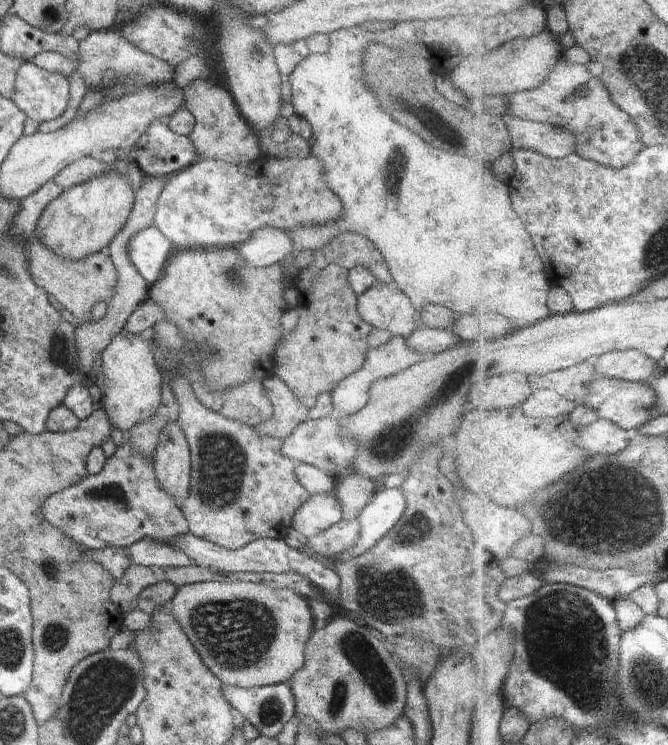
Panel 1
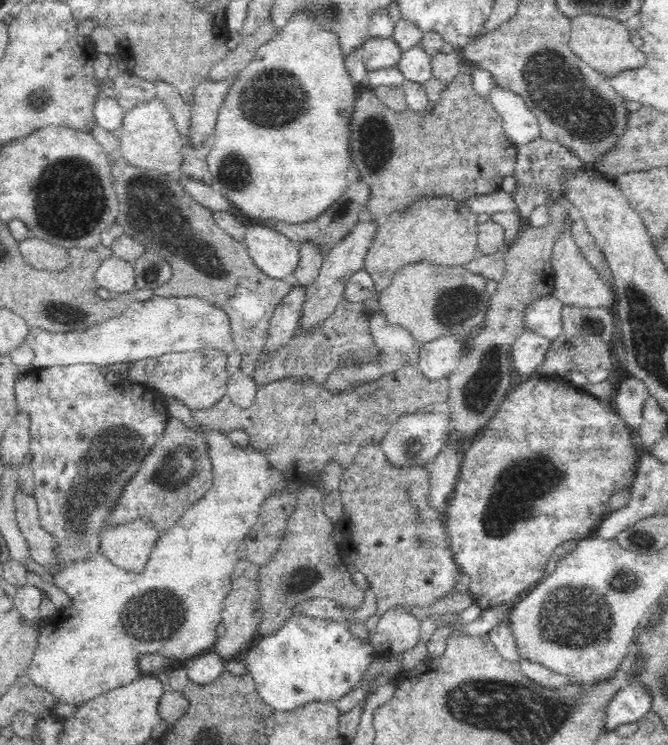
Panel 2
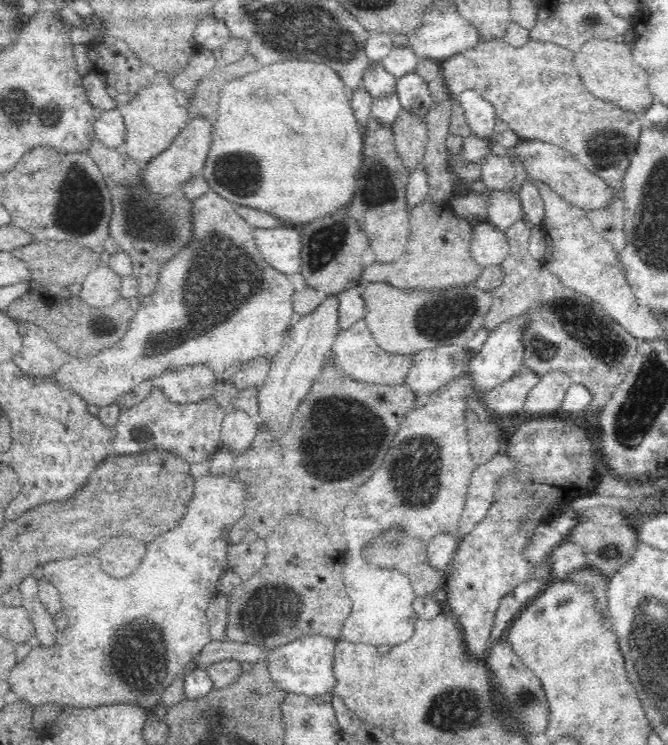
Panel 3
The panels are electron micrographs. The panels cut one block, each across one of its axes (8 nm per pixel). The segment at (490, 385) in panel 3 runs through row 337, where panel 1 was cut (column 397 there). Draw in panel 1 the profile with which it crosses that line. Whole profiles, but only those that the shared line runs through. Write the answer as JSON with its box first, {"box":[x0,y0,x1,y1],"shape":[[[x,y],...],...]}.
{"box":[333,487,406,561],"shape":[[[401,487],[386,488],[376,492],[357,516],[360,522],[360,536],[354,548],[333,556],[336,560],[348,561],[350,558],[364,554],[370,550],[380,538],[384,538],[402,518],[406,500]]]}

